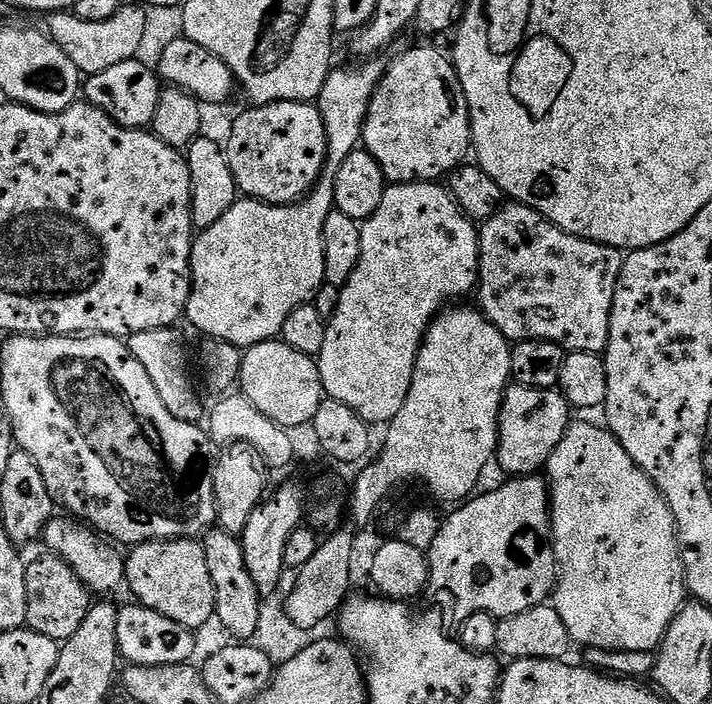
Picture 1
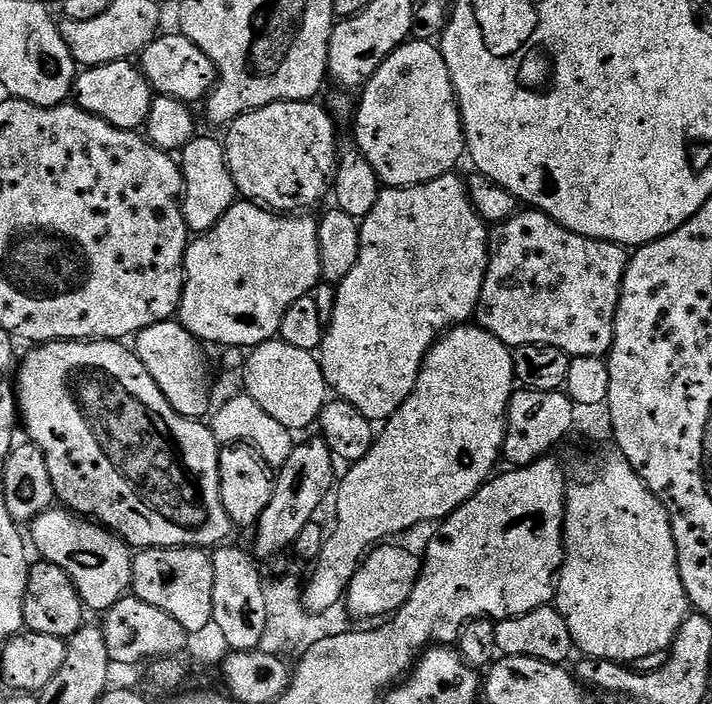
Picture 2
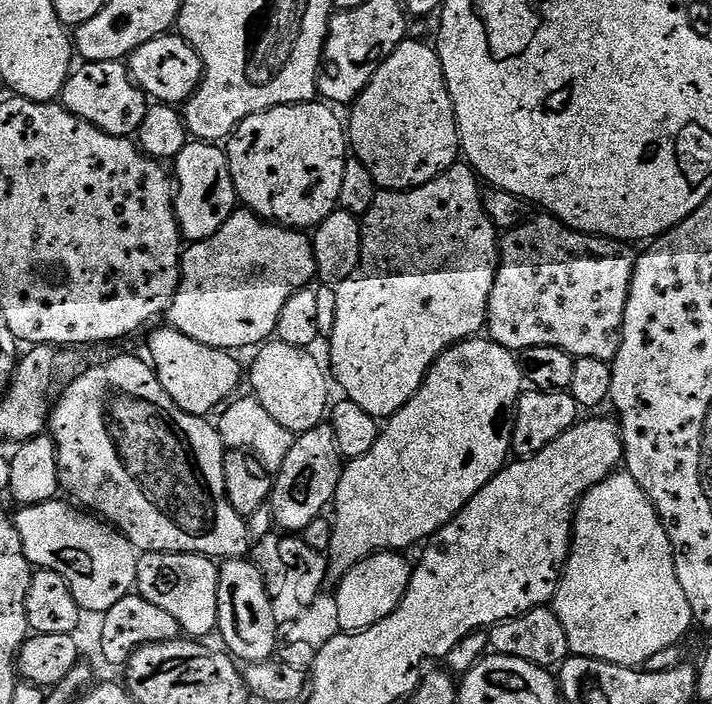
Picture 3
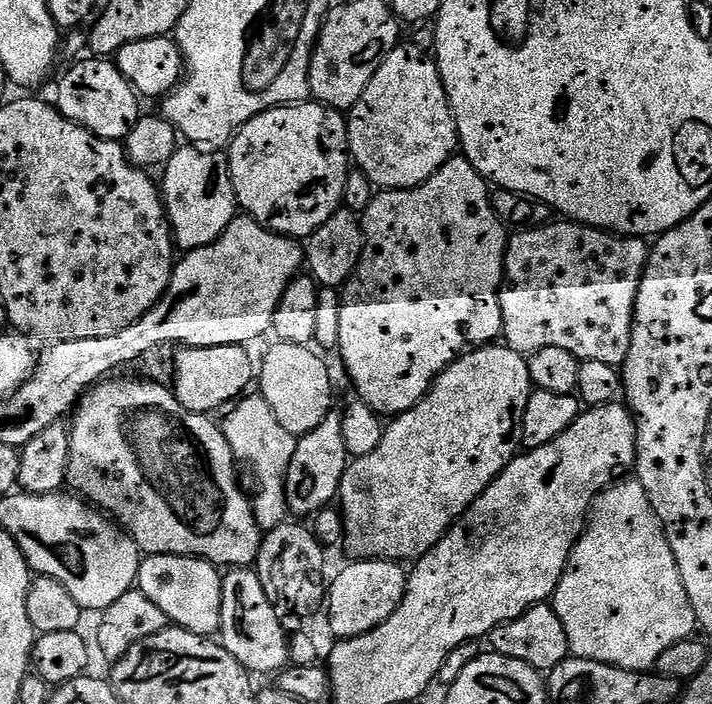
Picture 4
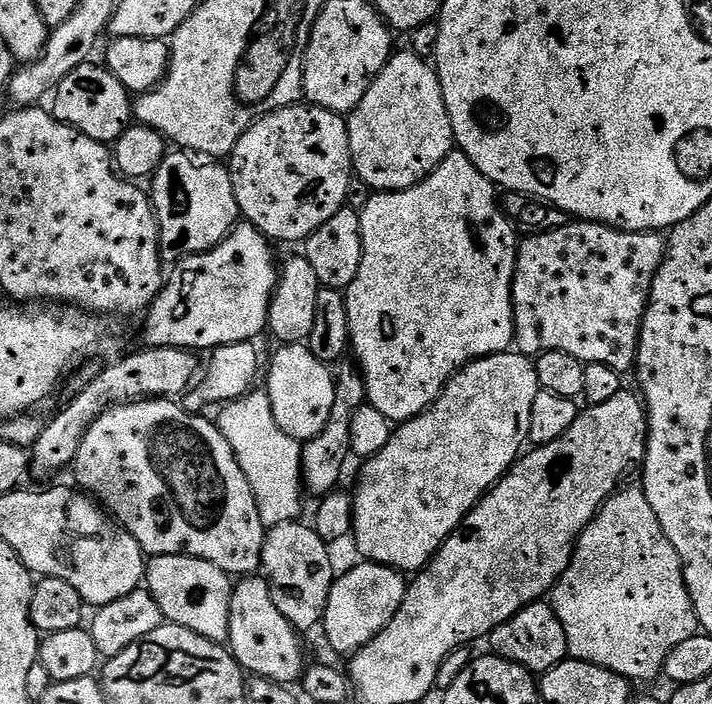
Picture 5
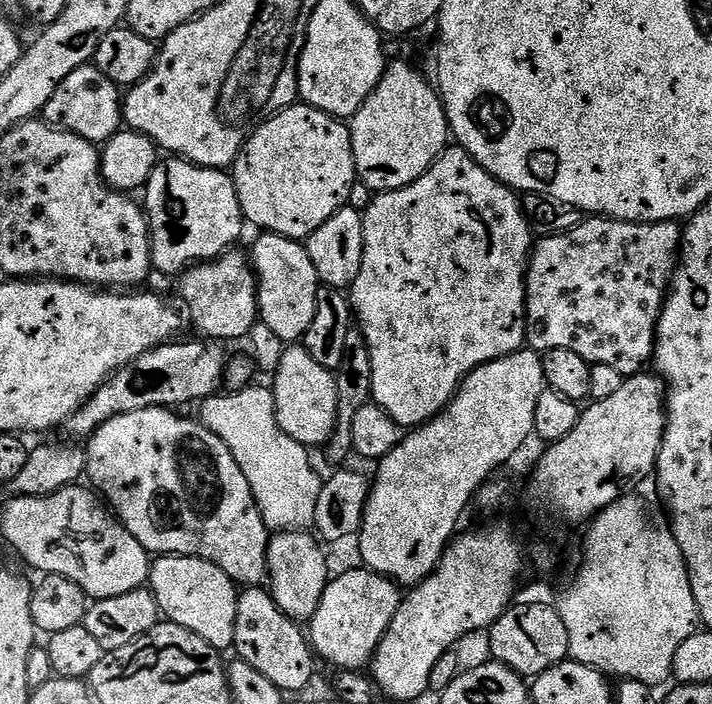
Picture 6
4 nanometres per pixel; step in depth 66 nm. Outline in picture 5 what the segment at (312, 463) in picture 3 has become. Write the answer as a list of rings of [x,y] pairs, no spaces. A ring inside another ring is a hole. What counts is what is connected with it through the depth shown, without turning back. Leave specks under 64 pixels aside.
[[[344,362],[339,365],[339,368],[334,376],[336,389],[334,390],[334,406],[330,410],[330,422],[326,422],[322,434],[307,441],[300,450],[302,484],[307,491],[309,488],[316,498],[327,496],[339,485],[336,483],[339,482],[340,475],[344,472],[344,463],[352,456],[350,422],[354,422],[354,414],[368,399],[368,391],[364,385],[364,373],[360,371],[359,367],[355,363]]]

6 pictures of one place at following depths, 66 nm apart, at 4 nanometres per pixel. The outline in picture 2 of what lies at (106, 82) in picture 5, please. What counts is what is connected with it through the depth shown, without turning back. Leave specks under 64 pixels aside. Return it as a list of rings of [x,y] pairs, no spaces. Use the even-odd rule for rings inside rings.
[[[119,60],[106,66],[83,69],[77,75],[76,83],[72,85],[72,96],[76,107],[127,132],[143,129],[147,125],[154,99],[152,87],[132,60]]]

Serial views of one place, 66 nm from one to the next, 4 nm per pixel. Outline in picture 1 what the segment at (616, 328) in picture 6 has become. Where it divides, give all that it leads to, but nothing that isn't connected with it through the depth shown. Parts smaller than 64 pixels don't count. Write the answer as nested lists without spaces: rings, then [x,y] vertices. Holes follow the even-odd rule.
[[[508,202],[478,228],[480,234],[479,311],[483,312],[510,342],[545,340],[554,342],[565,353],[603,353],[610,338],[610,314],[614,290],[624,265],[621,249],[593,240],[583,240],[562,231],[538,210],[525,204]]]

